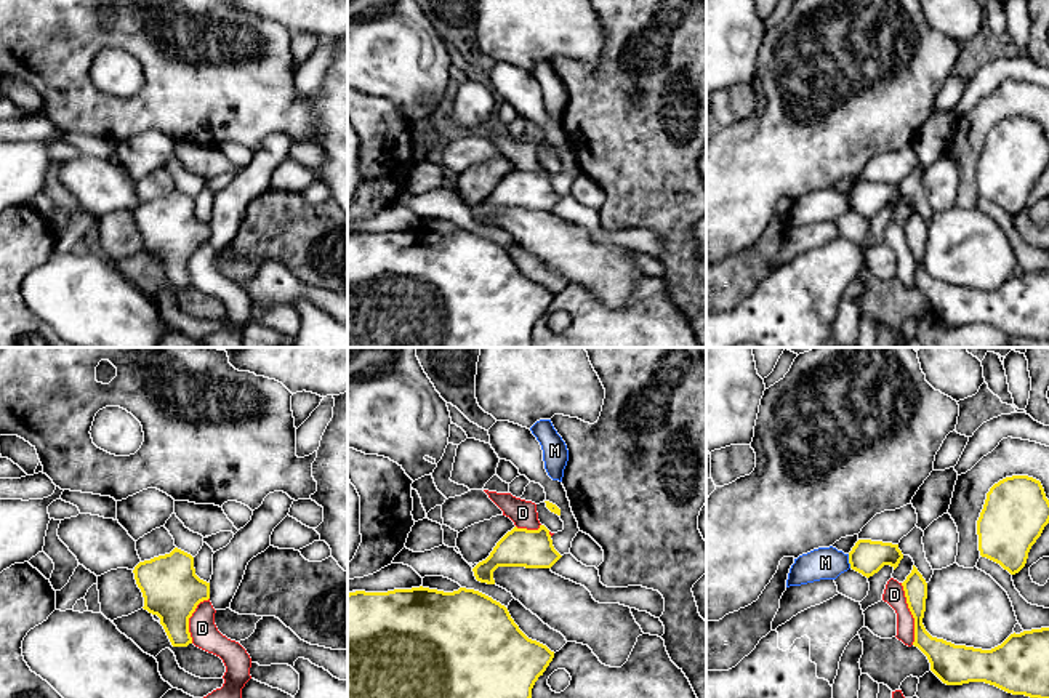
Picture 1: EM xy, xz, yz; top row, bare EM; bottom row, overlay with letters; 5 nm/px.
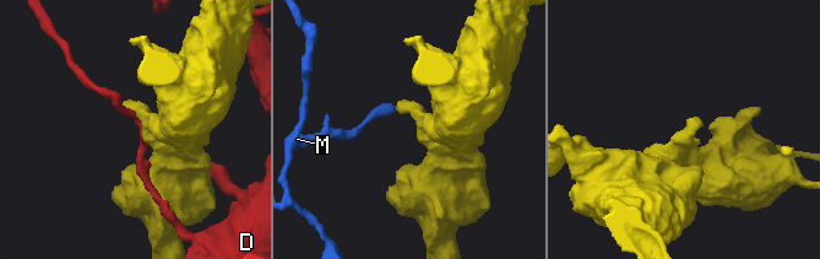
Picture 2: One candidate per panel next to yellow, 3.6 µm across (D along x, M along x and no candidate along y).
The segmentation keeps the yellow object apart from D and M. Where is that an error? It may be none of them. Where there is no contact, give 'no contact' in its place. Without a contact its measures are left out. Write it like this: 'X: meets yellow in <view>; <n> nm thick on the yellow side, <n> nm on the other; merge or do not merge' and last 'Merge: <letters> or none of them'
D: meets yellow in yz; 140 nm thick on the yellow side, 110 nm on the other; do not merge
M: meets yellow in yz; 170 nm thick on the yellow side, 160 nm on the other; do not merge
Merge: none of them

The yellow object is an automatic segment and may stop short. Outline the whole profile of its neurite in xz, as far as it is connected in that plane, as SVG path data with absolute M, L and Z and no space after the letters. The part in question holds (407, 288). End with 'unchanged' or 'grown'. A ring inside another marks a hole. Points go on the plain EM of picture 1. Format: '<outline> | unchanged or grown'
M474 231L348 235L348 347L532 347L532 330L553 299L554 293L529 280L504 247Z | unchanged

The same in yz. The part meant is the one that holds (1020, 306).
M913 207L911 215L902 224L908 250L914 259L914 283L929 301L930 312L947 327L985 323L1012 336L1049 341L1049 269L1011 275L1001 287L982 291L966 287L955 287L943 280L932 279L924 266L927 224Z | unchanged

